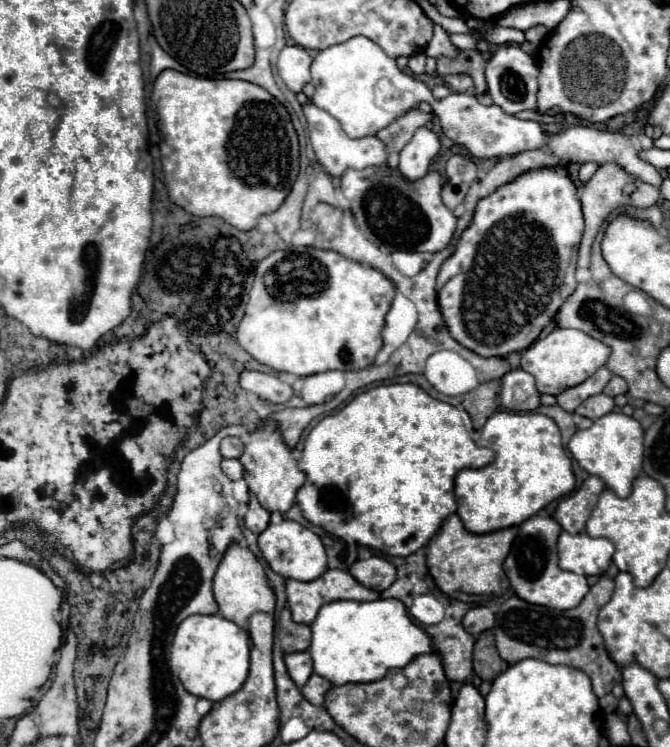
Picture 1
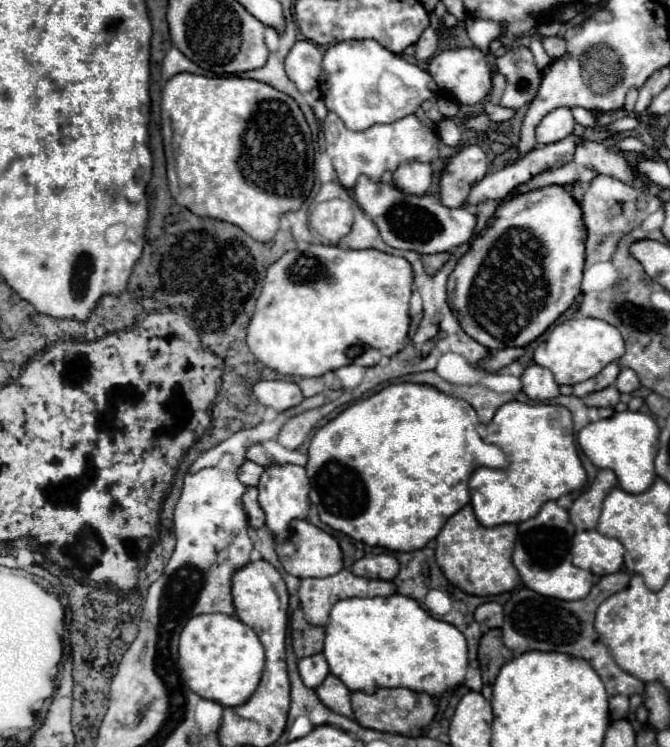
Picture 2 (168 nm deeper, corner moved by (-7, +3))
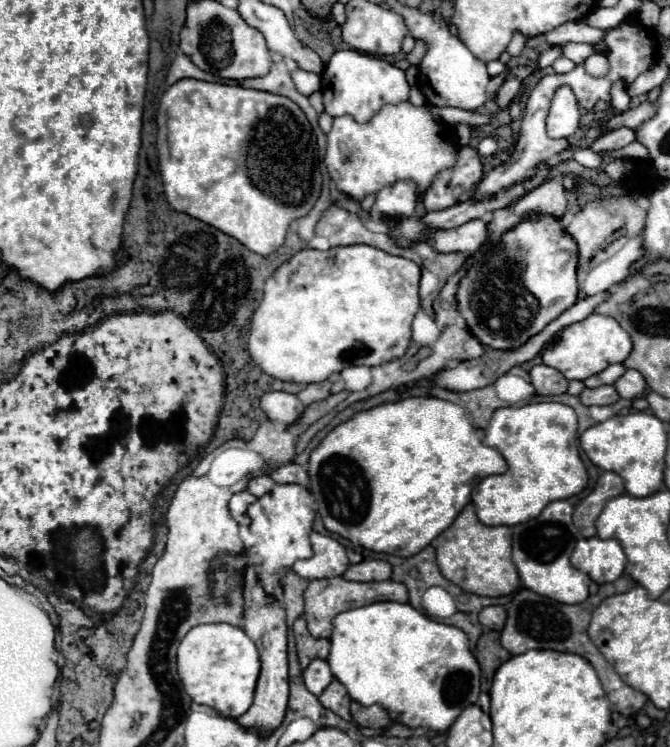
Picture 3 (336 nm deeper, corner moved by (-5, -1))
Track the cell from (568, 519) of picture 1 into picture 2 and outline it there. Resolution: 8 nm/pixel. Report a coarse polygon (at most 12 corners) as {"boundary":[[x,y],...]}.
{"boundary":[[613,470],[595,482],[571,506],[577,530],[597,526],[605,496],[617,486]]}

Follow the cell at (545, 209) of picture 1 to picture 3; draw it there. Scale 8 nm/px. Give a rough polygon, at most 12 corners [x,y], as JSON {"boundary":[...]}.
{"boundary":[[523,218],[467,270],[469,332],[523,346],[577,302],[575,240]]}

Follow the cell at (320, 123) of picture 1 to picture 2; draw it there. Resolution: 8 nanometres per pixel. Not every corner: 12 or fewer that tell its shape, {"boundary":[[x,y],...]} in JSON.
{"boundary":[[409,114],[353,132],[323,122],[343,188],[439,156],[437,126]]}

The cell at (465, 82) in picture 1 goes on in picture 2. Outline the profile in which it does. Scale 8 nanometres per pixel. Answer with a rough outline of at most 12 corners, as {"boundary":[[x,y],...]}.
{"boundary":[[447,48],[427,72],[459,104],[483,102],[491,66],[479,48]]}

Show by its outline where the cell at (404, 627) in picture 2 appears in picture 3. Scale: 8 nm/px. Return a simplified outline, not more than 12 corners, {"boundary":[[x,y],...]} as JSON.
{"boundary":[[411,604],[333,618],[361,706],[447,730],[479,696],[463,630]]}

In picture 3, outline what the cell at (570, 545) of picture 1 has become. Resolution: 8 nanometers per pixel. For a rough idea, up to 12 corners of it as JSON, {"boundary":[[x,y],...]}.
{"boundary":[[581,538],[571,564],[597,584],[617,580],[625,552],[617,540]]}

